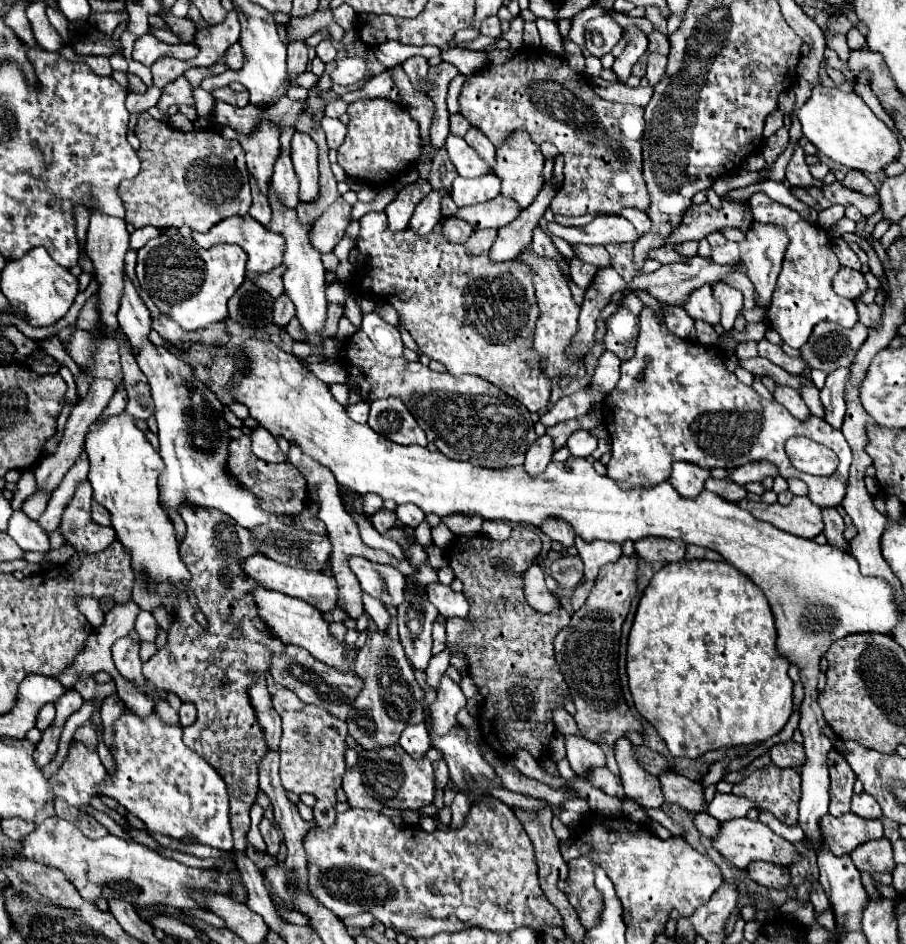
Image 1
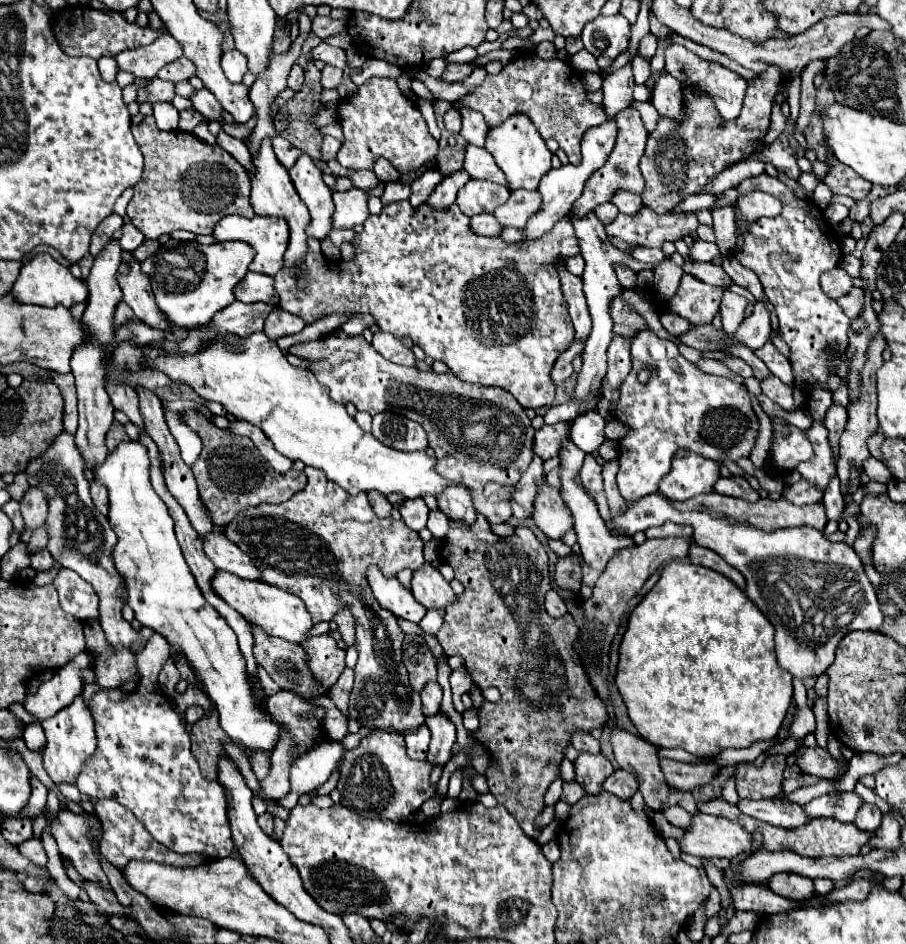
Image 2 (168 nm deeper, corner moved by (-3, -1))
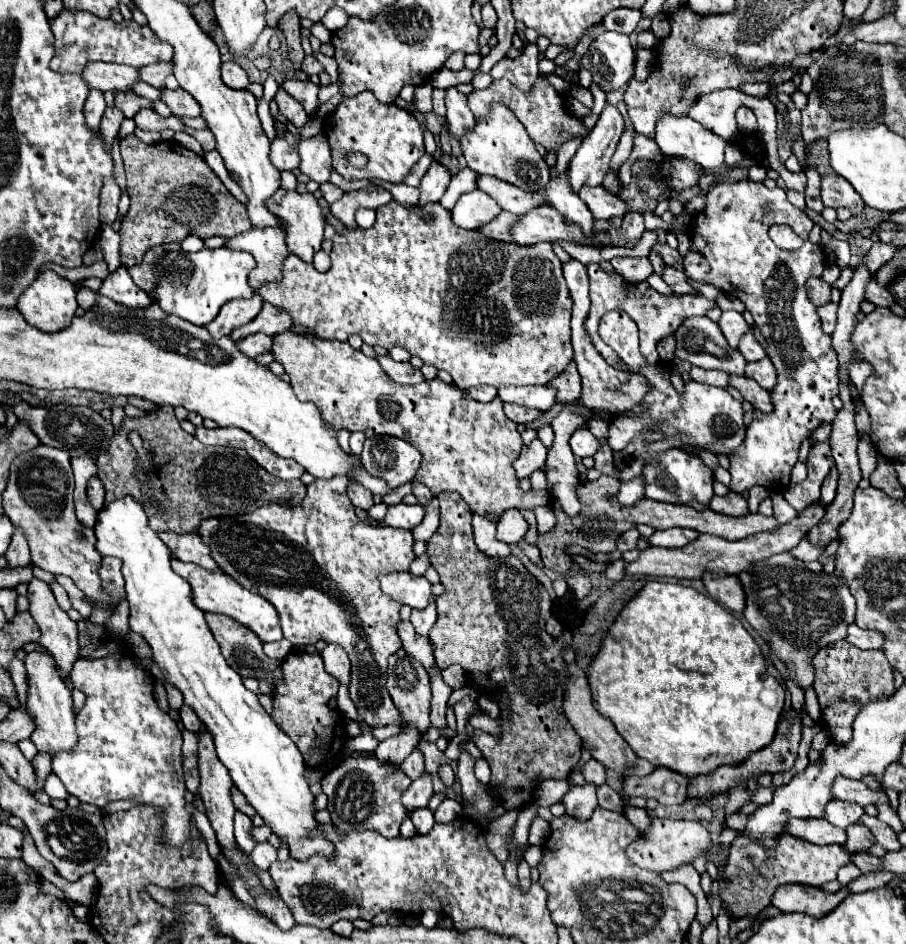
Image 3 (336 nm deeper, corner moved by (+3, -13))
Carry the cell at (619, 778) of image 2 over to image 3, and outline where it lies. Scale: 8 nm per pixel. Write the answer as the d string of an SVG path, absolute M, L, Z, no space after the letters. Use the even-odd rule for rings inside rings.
M656 768L652 774L648 774L644 778L630 776L624 780L624 798L632 798L632 796L654 798L664 806L682 804L688 798L688 776L682 776L670 768ZM668 782L678 784L674 794L666 794Z

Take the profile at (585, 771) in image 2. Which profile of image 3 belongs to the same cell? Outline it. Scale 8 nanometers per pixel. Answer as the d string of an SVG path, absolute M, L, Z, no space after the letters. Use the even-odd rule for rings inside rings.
M584 784L584 786L570 786L570 792L562 798L562 804L566 806L566 814L574 816L576 820L588 820L598 806L596 802L596 786Z

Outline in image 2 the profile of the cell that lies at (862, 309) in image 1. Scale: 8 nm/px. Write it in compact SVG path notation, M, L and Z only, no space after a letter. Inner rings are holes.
M852 288L850 294L838 298L842 310L854 320L860 316L860 312L864 310L864 290L862 288Z

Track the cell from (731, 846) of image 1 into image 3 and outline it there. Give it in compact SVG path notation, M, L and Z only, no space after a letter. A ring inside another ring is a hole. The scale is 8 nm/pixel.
M652 818L652 824L648 830L640 830L638 840L634 840L626 848L626 856L640 868L652 870L652 872L664 872L674 870L684 862L690 862L700 852L712 850L710 832L700 822L686 822L686 820L668 820L668 818Z

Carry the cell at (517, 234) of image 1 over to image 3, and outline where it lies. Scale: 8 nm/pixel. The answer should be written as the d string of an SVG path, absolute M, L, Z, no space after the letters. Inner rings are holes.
M606 104L594 130L584 138L582 146L578 148L570 162L568 176L574 192L578 192L582 186L602 184L622 132L624 132L622 116L612 104Z

